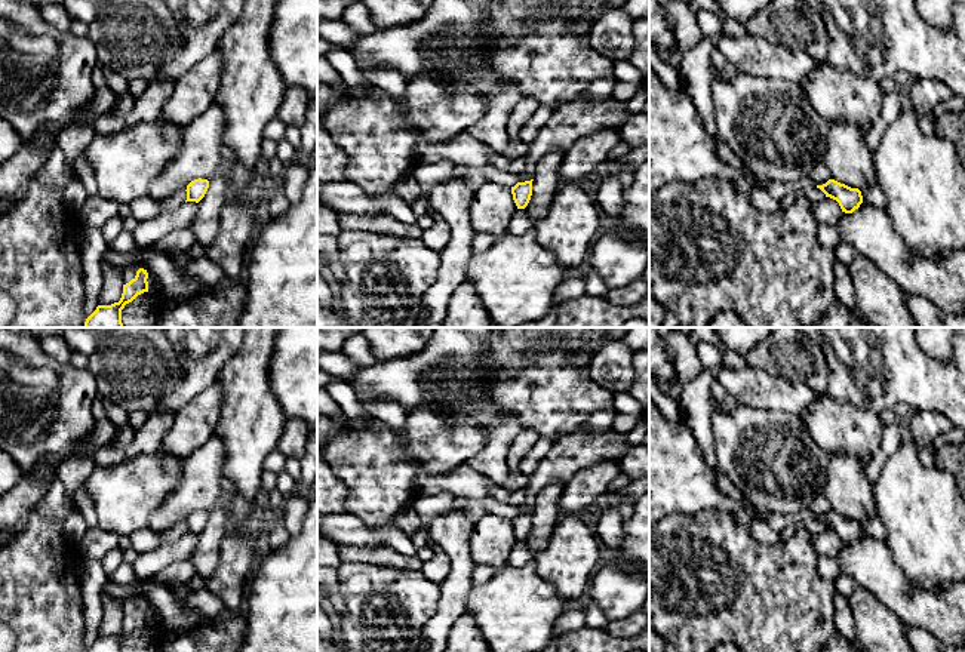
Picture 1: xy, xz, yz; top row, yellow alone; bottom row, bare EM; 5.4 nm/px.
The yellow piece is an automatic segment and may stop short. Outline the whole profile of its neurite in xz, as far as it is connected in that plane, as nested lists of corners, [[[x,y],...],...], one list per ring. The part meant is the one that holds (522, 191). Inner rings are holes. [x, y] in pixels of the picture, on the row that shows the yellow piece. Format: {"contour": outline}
{"contour": [[[532,181],[517,182],[514,187],[511,187],[513,200],[517,206],[517,209],[525,209],[531,200],[532,196]]]}

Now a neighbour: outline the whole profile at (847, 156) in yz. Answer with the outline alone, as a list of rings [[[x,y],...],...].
[[[829,122],[829,135],[823,163],[832,179],[851,188],[864,188],[876,184],[873,154],[857,124]]]

